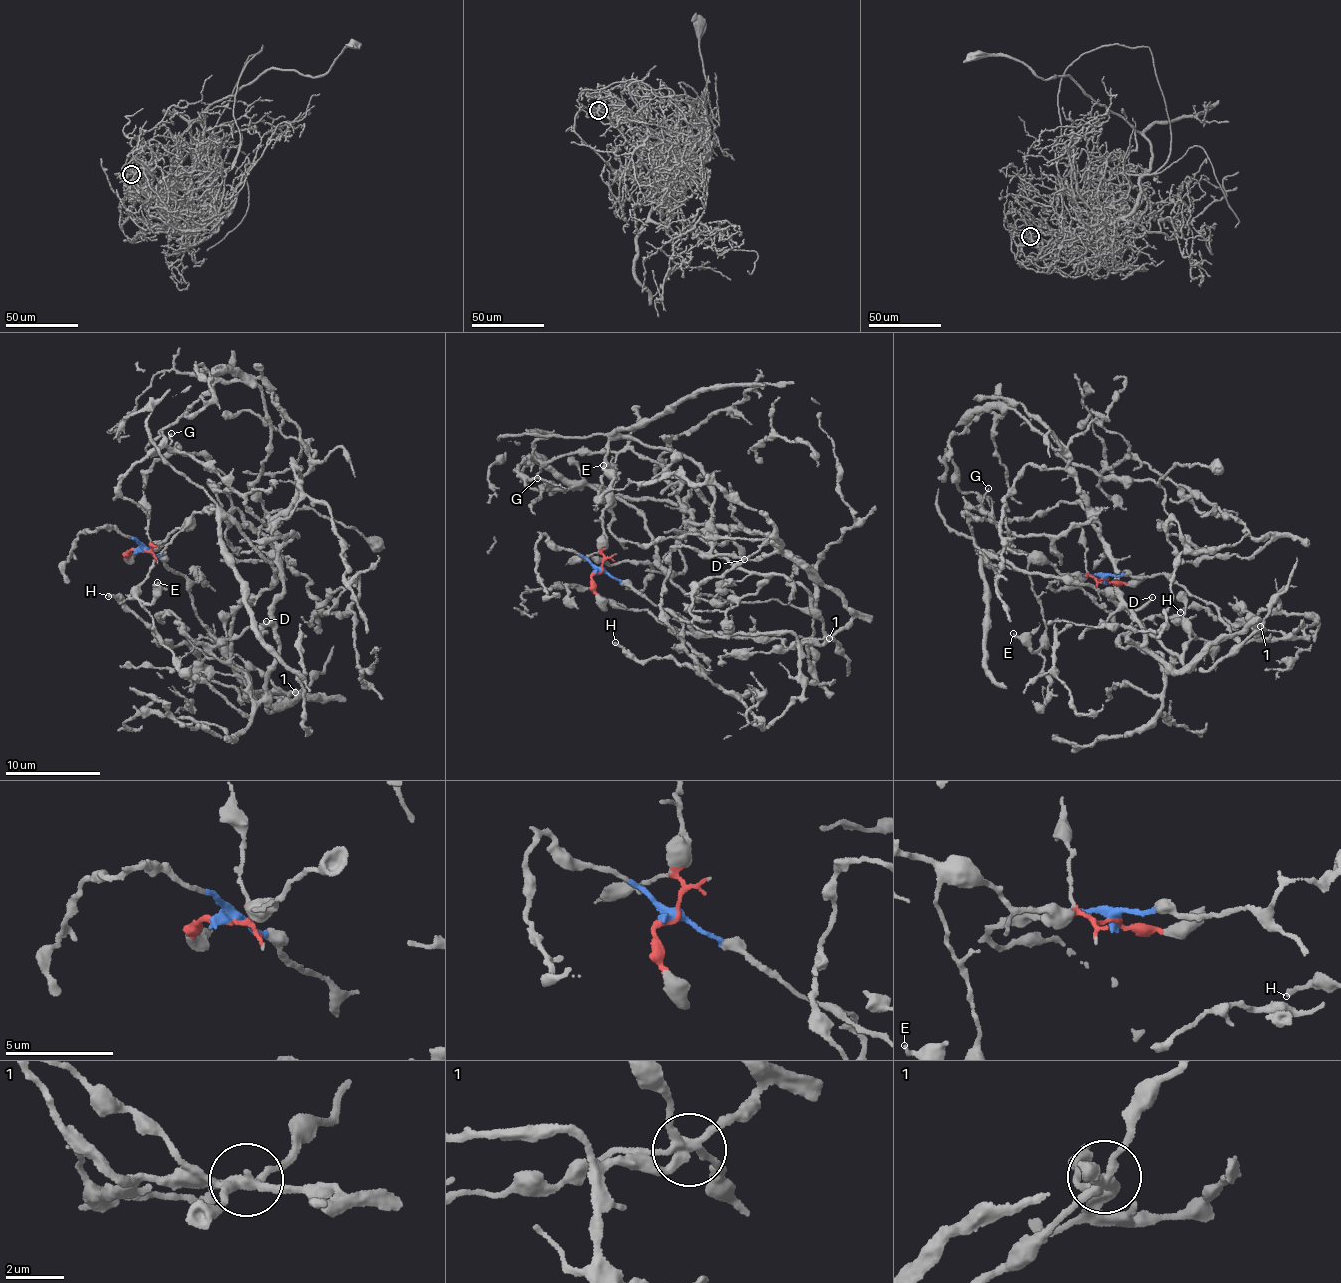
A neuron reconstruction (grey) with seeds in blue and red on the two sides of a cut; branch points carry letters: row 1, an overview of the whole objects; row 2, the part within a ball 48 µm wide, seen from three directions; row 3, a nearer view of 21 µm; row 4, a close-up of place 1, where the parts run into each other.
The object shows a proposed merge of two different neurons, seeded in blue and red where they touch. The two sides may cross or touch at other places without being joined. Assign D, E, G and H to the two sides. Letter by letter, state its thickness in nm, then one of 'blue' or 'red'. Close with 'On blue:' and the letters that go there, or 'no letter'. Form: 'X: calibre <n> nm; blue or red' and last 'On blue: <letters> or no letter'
D: calibre 170 nm; blue
E: calibre 260 nm; red
G: calibre 160 nm; blue
H: calibre 200 nm; blue
On blue: D, G, H

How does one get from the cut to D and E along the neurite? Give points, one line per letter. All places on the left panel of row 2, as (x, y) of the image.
D: (139, 550), (184, 576), (254, 691), (324, 696), (256, 701), (243, 672), (221, 663), (211, 650), (265, 620)
E: (139, 550), (150, 549), (186, 524), (155, 561), (142, 581), (138, 596), (146, 603), (153, 601), (158, 582)

